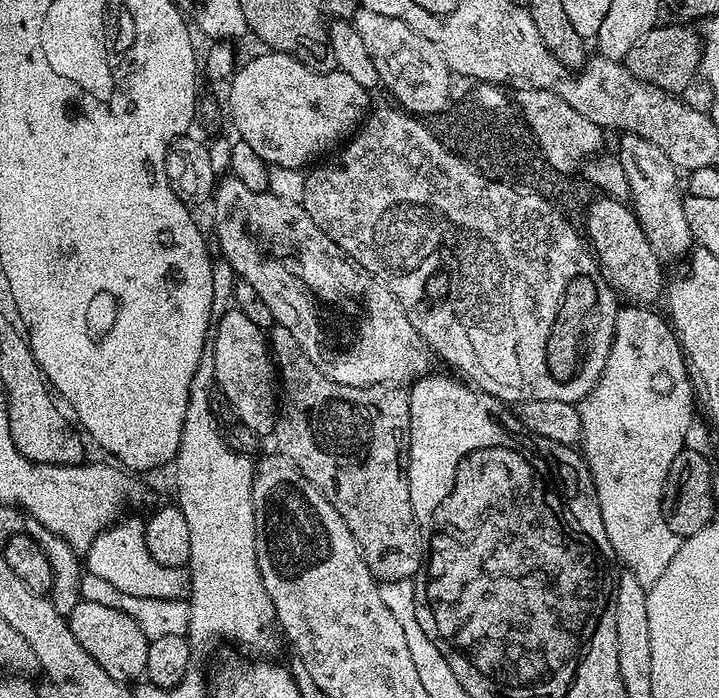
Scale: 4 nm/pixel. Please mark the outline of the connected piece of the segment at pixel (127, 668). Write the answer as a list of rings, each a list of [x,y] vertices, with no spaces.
[[[80,599],[66,619],[74,638],[78,638],[78,646],[82,646],[82,650],[86,650],[86,654],[90,654],[90,658],[94,658],[94,662],[98,662],[98,666],[110,674],[110,678],[132,682],[144,676],[149,639],[142,626],[130,618],[130,614],[114,606],[104,606],[102,602]]]

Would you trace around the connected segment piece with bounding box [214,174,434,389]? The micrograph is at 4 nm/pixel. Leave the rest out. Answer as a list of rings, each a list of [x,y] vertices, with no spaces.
[[[234,175],[225,176],[214,188],[215,199],[220,199],[221,204],[220,217],[216,220],[220,252],[237,277],[258,290],[262,302],[270,306],[273,321],[293,332],[298,345],[327,380],[363,389],[368,384],[404,386],[429,375],[434,352],[418,330],[414,330],[402,301],[384,281],[364,271],[327,234],[318,230],[303,203],[285,202],[266,190],[242,186]]]

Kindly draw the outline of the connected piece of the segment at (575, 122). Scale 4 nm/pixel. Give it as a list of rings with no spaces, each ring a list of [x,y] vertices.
[[[541,88],[529,91],[528,112],[526,123],[536,138],[536,142],[548,150],[551,161],[549,169],[561,174],[567,174],[581,167],[584,161],[597,155],[604,144],[605,129],[598,127],[590,118],[582,118],[570,102],[566,102],[558,94]]]

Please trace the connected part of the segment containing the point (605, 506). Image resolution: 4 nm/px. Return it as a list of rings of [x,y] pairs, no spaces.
[[[628,306],[621,307],[616,314],[616,323],[611,329],[612,349],[608,352],[608,357],[604,360],[604,369],[600,372],[600,377],[596,380],[596,385],[587,389],[583,400],[579,401],[580,430],[582,433],[582,455],[588,469],[592,471],[592,481],[596,487],[596,497],[600,503],[600,513],[602,514],[602,526],[606,526],[606,538],[610,538],[610,546],[617,561],[624,560],[623,567],[629,572],[633,572],[638,578],[638,582],[645,586],[650,586],[658,582],[674,558],[674,554],[680,548],[681,537],[675,536],[670,530],[670,526],[664,520],[664,509],[662,501],[664,499],[664,483],[668,477],[670,466],[674,458],[686,447],[684,440],[688,436],[688,427],[692,424],[692,404],[694,408],[694,393],[692,391],[692,379],[688,376],[688,367],[684,364],[684,351],[680,349],[680,344],[676,340],[676,334],[672,331],[671,323],[663,315],[651,312],[648,306]]]

